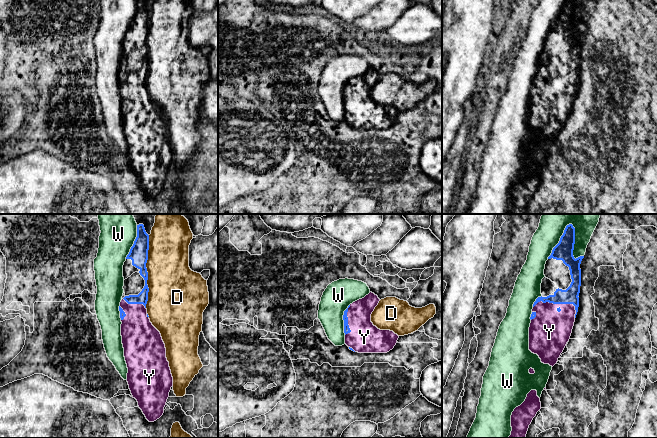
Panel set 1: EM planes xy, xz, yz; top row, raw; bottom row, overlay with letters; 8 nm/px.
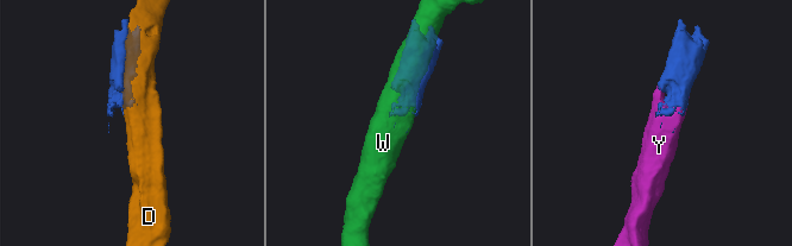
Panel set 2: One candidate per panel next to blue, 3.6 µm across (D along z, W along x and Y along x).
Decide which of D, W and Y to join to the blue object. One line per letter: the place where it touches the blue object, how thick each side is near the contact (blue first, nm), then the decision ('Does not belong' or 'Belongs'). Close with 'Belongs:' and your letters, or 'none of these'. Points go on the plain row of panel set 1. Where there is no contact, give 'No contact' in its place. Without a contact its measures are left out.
D: Touches blue at xy (146, 47). Thickness 150 nm (blue) against 400 nm. Does not belong
W: Touches blue at yz (574, 18). Thickness 150 nm (blue) against 140 nm. Does not belong
Y: Touches blue at yz (557, 79). Thickness 130 nm (blue) against 320 nm. Belongs
Belongs: Y

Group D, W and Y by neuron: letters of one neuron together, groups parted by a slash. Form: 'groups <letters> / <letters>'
groups D / W / Y

